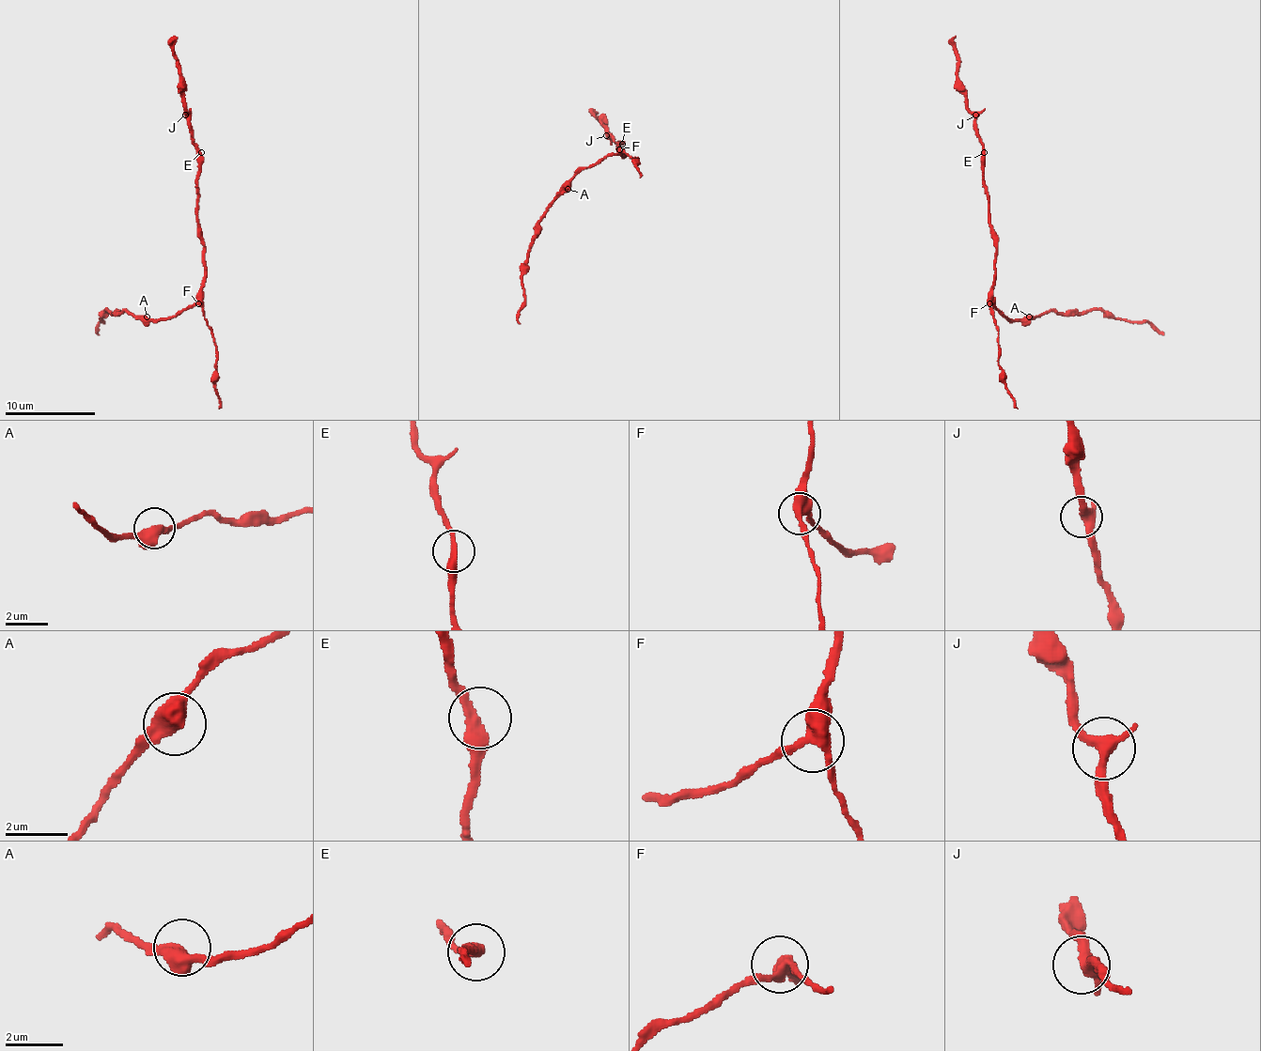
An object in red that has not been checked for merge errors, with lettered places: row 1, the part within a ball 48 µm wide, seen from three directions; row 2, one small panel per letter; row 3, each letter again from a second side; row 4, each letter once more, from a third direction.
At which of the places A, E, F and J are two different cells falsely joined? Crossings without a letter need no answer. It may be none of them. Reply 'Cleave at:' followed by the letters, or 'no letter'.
Cleave at: no letter

